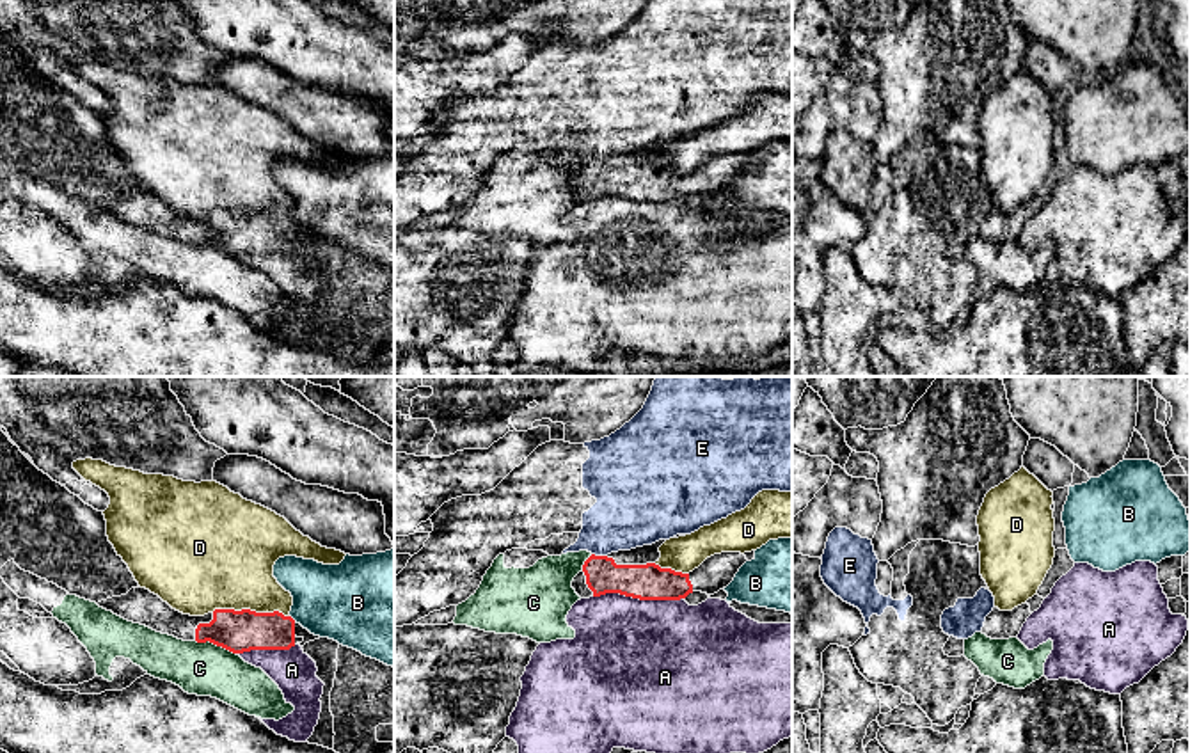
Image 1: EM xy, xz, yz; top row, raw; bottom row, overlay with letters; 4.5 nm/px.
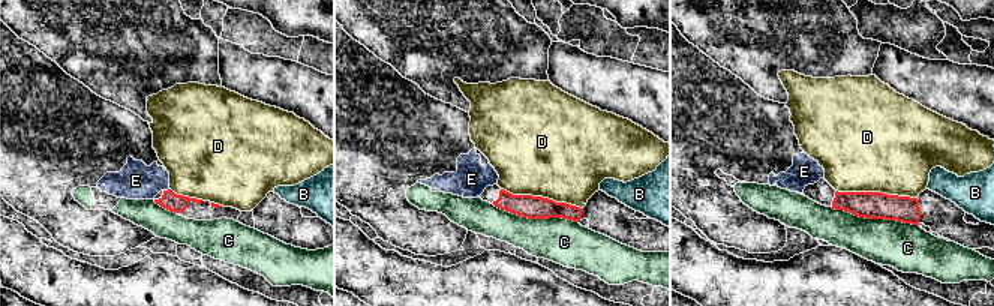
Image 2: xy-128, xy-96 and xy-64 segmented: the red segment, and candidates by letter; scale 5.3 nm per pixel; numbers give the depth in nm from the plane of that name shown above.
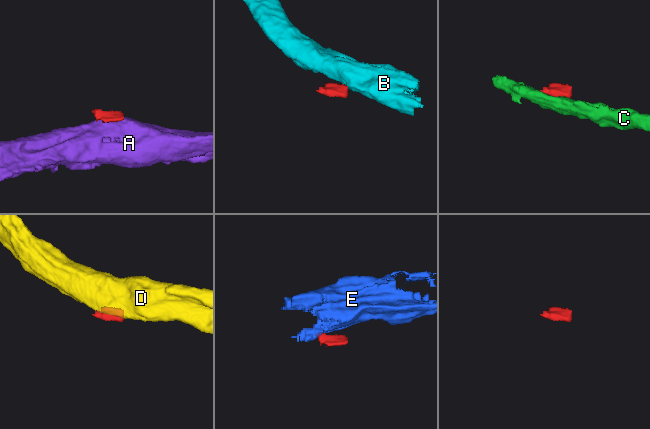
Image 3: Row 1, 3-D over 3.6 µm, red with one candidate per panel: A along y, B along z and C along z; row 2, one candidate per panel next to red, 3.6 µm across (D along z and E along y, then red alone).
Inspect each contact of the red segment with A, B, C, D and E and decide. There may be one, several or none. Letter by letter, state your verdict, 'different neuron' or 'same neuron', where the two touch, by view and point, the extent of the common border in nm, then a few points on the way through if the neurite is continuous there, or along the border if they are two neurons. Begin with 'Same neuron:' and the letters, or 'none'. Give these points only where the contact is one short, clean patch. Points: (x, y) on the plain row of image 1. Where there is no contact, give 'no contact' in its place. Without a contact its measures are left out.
Same neuron: none
A: different neuron; contact xz (638, 199); length 400 nm; border xz (594, 198), (624, 196), (640, 201), (682, 201)
B: different neuron; contact xy (292, 221); length 40 nm; border xy (290, 217), (295, 222)
C: different neuron; contact xy (215, 245); length 200 nm
D: different neuron; contact xy (249, 212); length 360 nm; border xy (212, 214), (281, 214), (288, 219)
E: different neuron; contact xz (599, 158); length 70 nm; border xz (592, 155), (606, 158)

